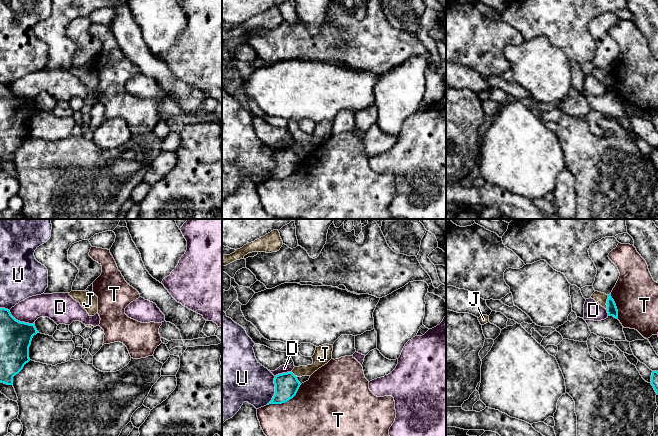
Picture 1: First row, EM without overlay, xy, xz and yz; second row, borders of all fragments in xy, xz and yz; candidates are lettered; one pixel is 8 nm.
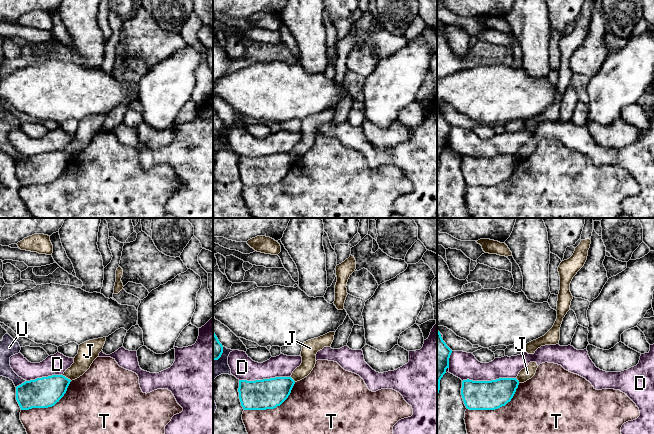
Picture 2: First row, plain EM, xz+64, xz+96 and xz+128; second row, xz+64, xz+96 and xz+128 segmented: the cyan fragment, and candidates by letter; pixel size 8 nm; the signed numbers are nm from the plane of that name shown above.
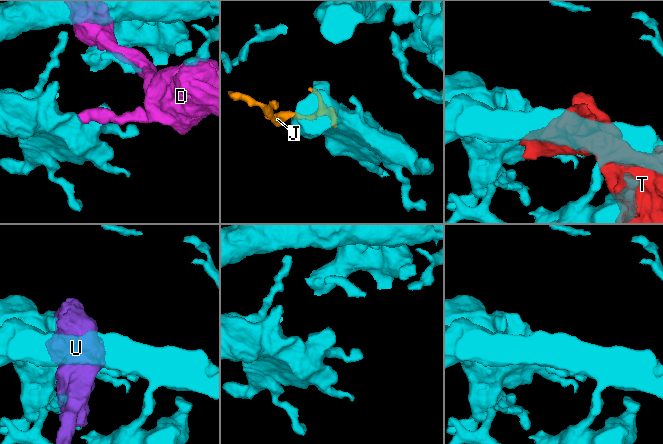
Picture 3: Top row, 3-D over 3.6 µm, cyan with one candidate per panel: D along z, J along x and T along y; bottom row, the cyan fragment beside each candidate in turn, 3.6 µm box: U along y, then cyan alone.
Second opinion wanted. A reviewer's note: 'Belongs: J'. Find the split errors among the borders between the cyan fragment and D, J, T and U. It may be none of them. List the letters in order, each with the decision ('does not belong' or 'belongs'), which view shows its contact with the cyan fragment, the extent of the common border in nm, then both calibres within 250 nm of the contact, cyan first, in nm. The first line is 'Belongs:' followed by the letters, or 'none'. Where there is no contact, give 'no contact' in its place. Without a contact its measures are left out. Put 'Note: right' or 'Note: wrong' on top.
Note: wrong
Belongs: none
D: does not belong | xy | 220 nm | 260/190 nm
J: does not belong | yz | 120 nm | 80/90 nm
T: does not belong | xz | 320 nm | 190/420 nm
U: does not belong | xz | 240 nm | 190/360 nm

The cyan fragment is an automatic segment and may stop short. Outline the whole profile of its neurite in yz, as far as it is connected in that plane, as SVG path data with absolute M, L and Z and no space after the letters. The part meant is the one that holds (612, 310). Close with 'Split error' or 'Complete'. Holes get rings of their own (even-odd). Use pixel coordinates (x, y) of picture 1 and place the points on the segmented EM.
M611 294L608 295L606 305L607 305L608 316L613 316L614 318L618 319L618 310L614 300L611 297Z. Complete

